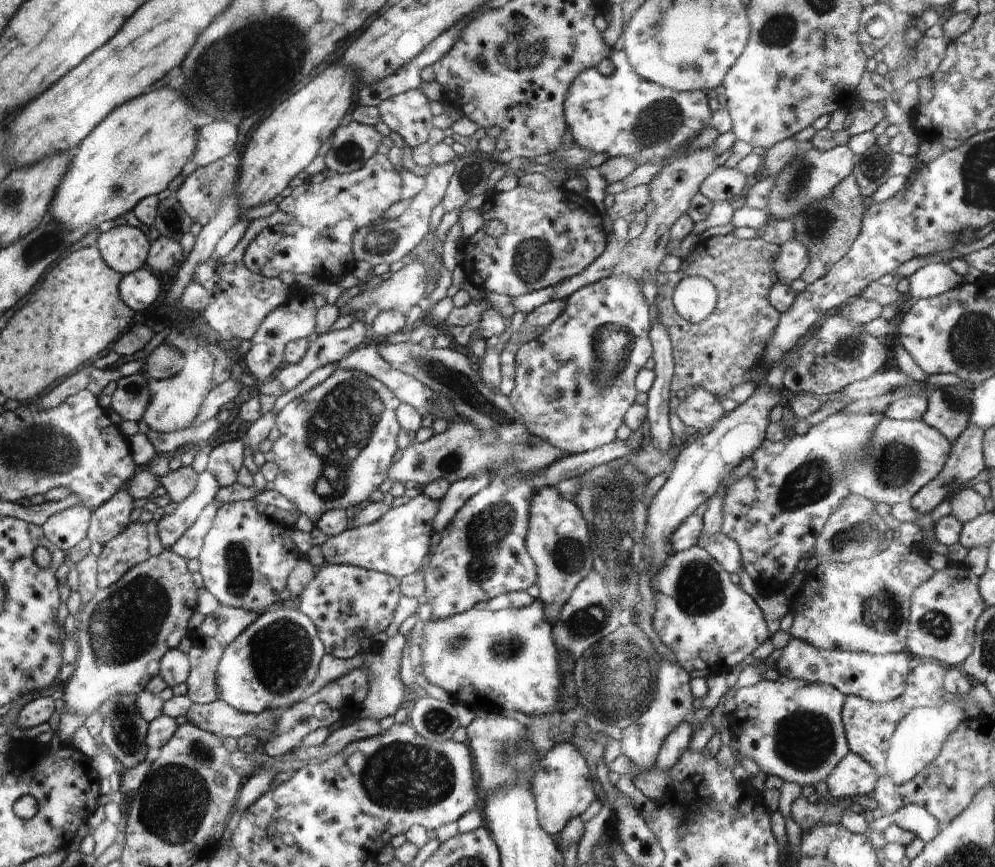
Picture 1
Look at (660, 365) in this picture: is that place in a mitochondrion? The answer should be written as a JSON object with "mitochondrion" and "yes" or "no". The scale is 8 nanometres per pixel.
{"mitochondrion":"no"}

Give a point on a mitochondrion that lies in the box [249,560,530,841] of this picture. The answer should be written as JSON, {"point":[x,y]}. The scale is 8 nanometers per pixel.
{"point":[402,776]}

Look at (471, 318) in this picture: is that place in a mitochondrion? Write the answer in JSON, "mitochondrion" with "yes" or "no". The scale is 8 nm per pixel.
{"mitochondrion":"no"}

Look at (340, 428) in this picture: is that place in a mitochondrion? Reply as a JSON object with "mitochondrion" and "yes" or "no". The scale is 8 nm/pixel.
{"mitochondrion":"yes"}

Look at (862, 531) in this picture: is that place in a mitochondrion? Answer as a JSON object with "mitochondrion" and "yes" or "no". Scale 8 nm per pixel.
{"mitochondrion":"yes"}

